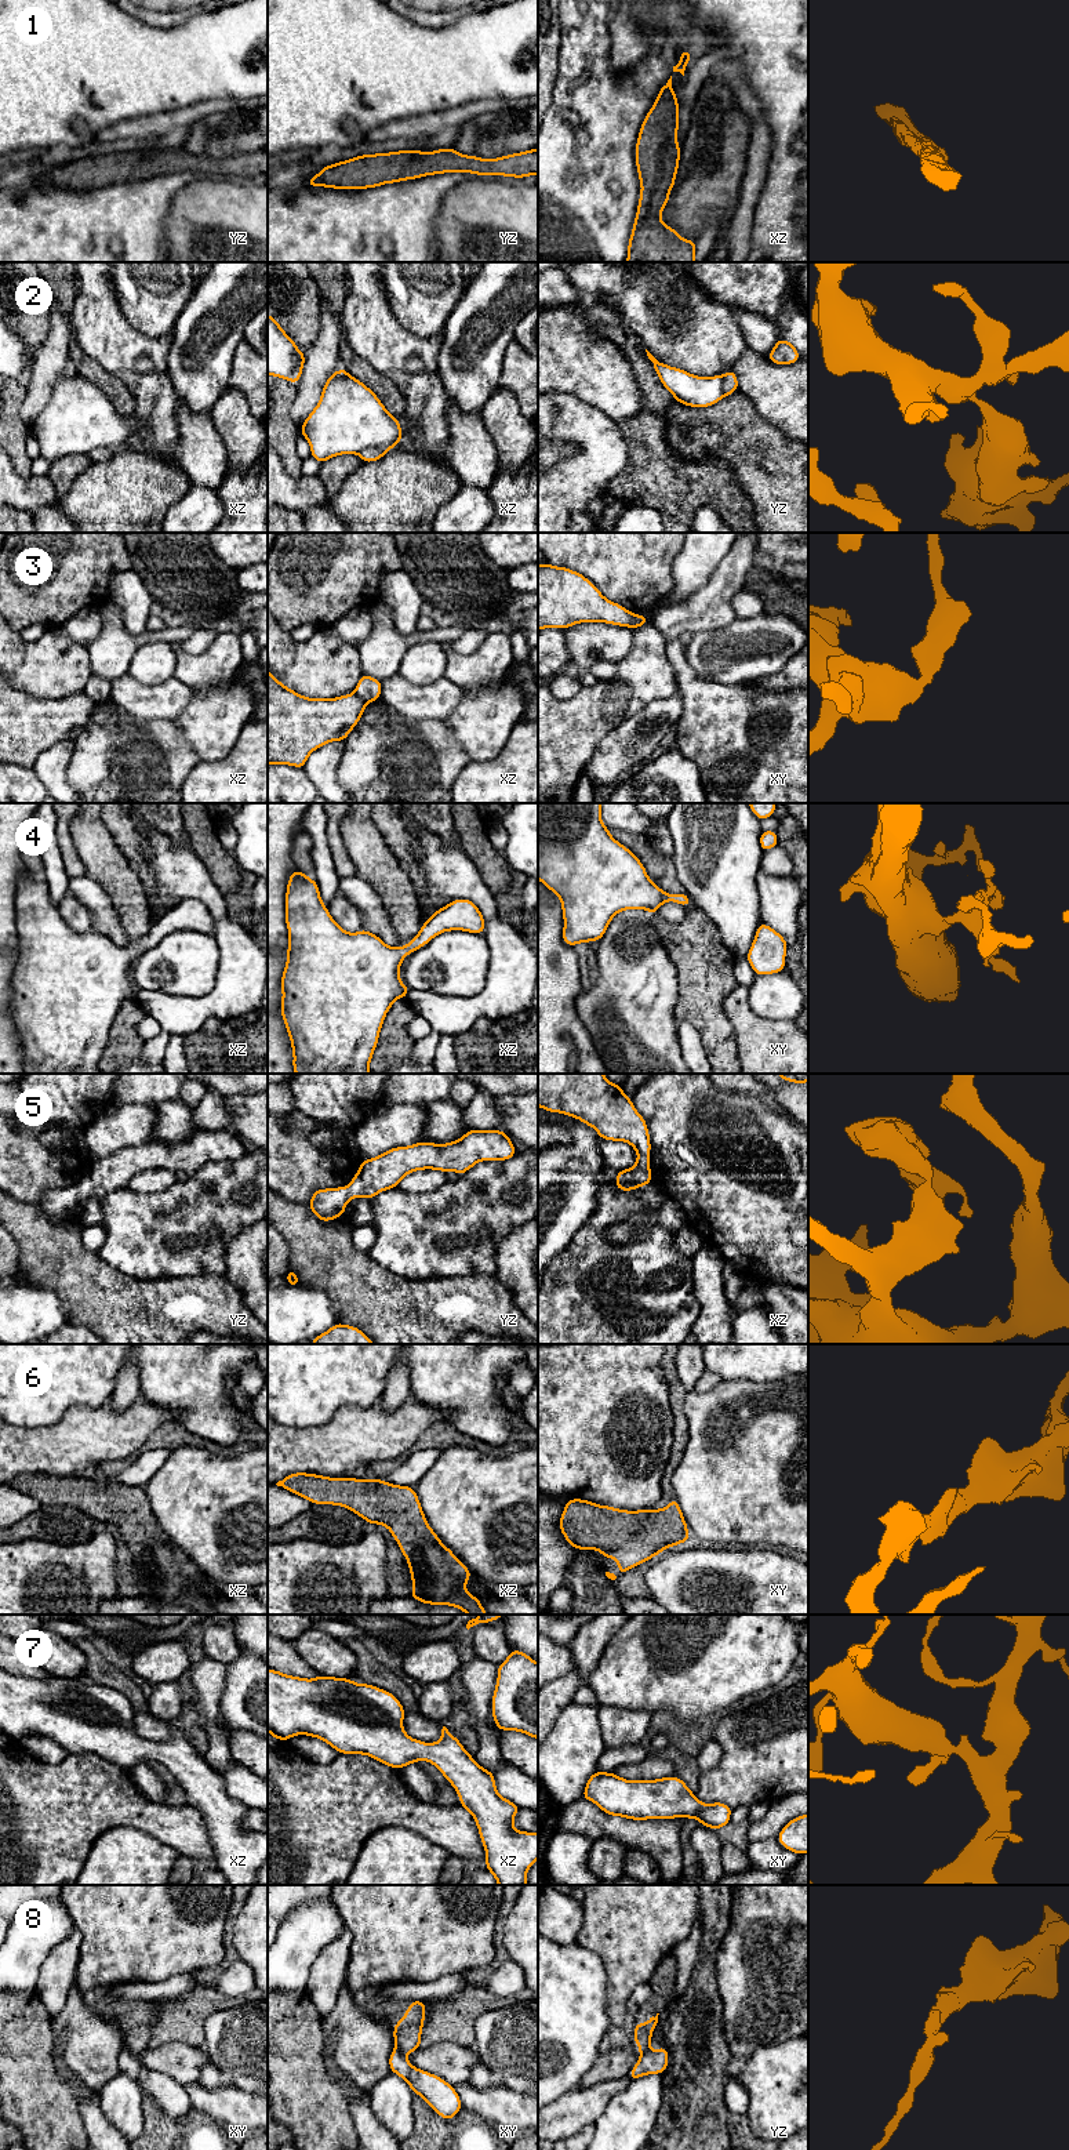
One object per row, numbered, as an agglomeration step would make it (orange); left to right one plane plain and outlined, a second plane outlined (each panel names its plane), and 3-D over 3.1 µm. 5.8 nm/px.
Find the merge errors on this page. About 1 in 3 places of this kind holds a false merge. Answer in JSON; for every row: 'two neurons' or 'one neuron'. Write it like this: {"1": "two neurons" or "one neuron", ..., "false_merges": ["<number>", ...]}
{"1": "one neuron", "2": "two neurons", "3": "two neurons", "4": "one neuron", "5": "one neuron", "6": "one neuron", "7": "one neuron", "8": "two neurons", "false_merges": ["2", "3", "8"]}

